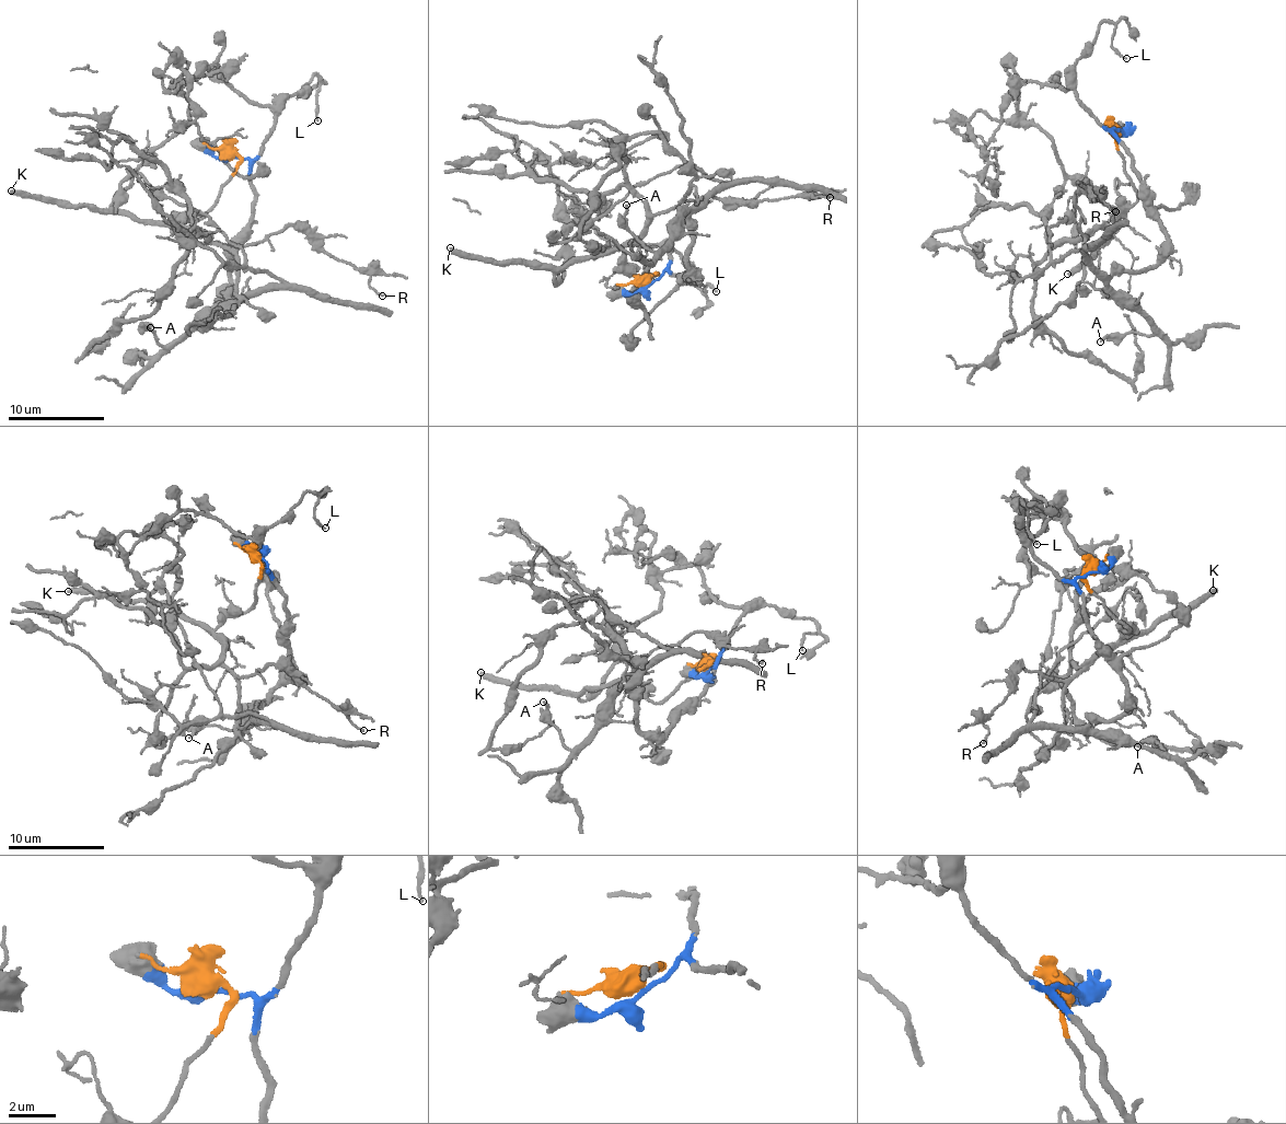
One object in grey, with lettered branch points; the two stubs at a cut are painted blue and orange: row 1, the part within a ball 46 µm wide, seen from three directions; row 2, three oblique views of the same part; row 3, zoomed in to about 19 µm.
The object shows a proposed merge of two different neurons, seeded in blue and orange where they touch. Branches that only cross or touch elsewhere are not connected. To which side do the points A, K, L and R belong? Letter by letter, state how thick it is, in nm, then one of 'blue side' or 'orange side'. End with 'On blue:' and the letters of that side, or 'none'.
A: 180 nm | blue side
K: 380 nm | orange side
L: 120 nm | blue side
R: 130 nm | orange side
On blue: A, L

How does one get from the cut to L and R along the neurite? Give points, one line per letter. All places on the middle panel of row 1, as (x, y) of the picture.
L: (650, 284), (667, 267), (670, 245), (668, 250), (679, 253), (695, 286), (704, 293), (707, 282), (716, 292)
R: (648, 284), (658, 273), (644, 281), (635, 278), (624, 250), (655, 216), (713, 196), (831, 198)

